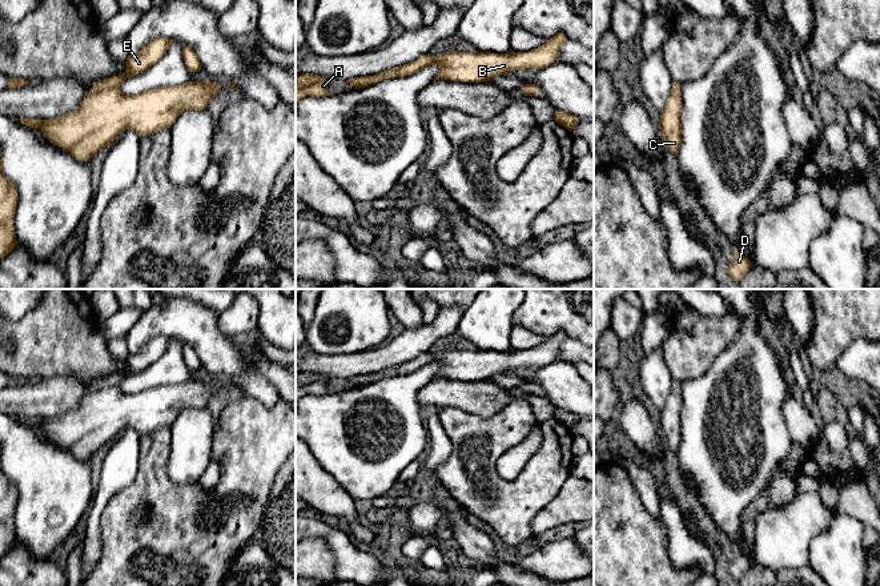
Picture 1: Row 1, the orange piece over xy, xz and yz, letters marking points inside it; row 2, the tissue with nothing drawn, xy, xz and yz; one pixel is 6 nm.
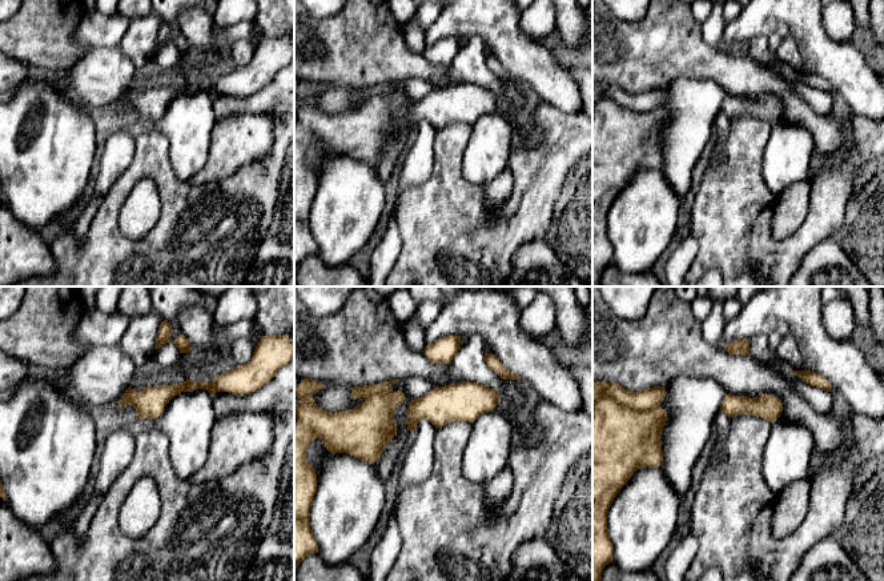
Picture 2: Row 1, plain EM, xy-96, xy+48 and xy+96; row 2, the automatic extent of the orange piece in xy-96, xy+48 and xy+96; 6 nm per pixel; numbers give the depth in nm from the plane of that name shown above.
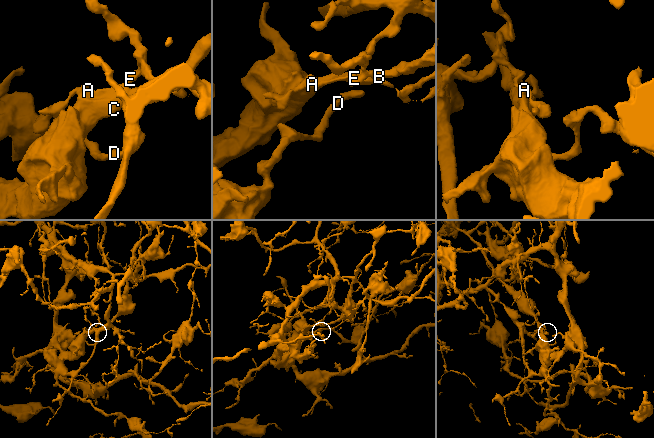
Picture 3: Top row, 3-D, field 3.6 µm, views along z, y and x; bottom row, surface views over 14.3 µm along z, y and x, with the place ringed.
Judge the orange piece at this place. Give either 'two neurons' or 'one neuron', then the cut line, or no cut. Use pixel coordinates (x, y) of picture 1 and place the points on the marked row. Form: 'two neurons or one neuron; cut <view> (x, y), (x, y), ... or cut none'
two neurons; cut xy (97, 83), (116, 83), (119, 85)

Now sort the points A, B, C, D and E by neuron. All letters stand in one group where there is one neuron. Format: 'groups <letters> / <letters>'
groups A D E / B C

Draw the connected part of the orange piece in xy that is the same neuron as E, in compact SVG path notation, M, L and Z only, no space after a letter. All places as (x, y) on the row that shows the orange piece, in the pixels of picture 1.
M158 37L150 41L138 53L128 55L124 73L100 80L99 84L107 85L109 83L116 83L120 85L124 80L145 72L166 53L173 41L174 40L169 37Z

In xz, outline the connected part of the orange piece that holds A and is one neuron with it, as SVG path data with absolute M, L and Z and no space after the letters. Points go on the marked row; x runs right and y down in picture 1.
M322 80L316 84L312 84L302 89L296 89L296 103L300 100L312 96L312 97L326 97L330 96L328 91L329 80Z

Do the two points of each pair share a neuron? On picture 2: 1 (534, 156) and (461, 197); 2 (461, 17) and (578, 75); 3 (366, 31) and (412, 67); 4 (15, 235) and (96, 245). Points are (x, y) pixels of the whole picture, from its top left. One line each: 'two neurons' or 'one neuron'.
1: one neuron
2: two neurons
3: one neuron
4: two neurons

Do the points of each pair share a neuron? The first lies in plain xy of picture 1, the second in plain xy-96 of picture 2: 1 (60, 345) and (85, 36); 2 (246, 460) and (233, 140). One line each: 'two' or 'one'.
1: two
2: two

